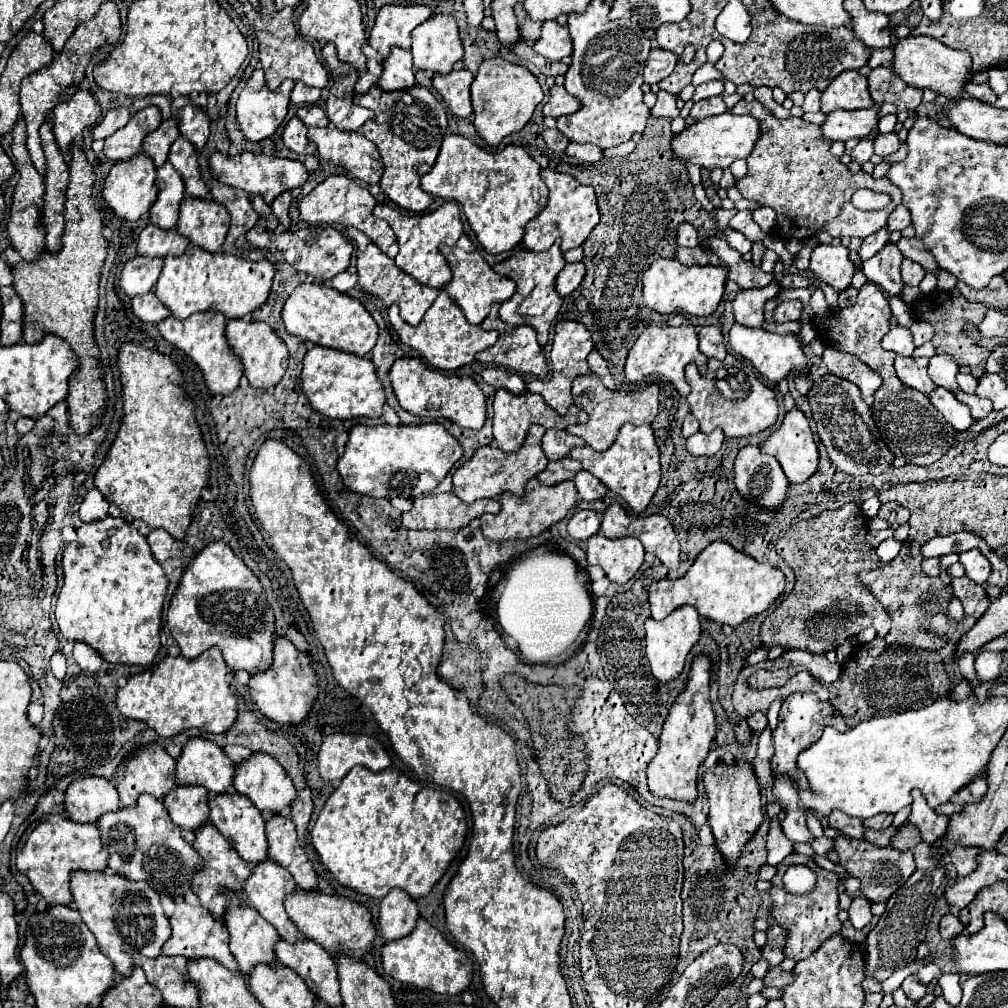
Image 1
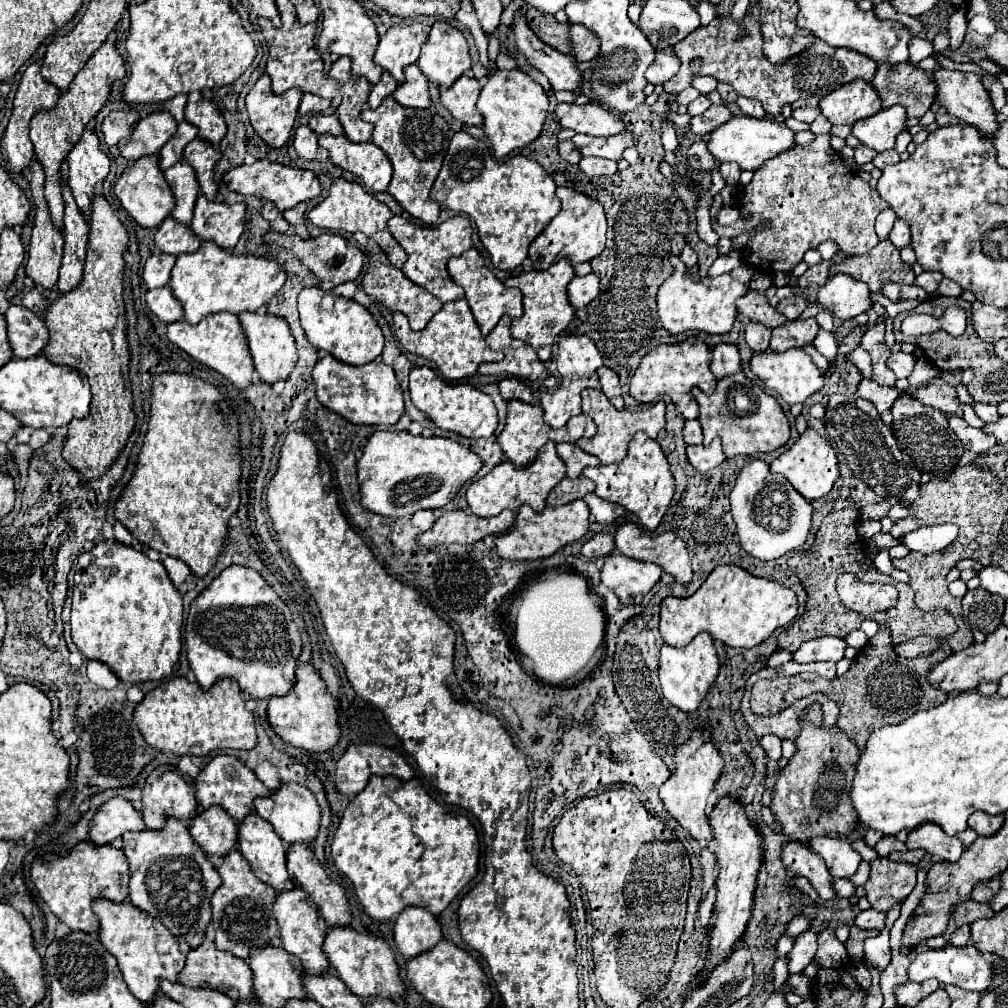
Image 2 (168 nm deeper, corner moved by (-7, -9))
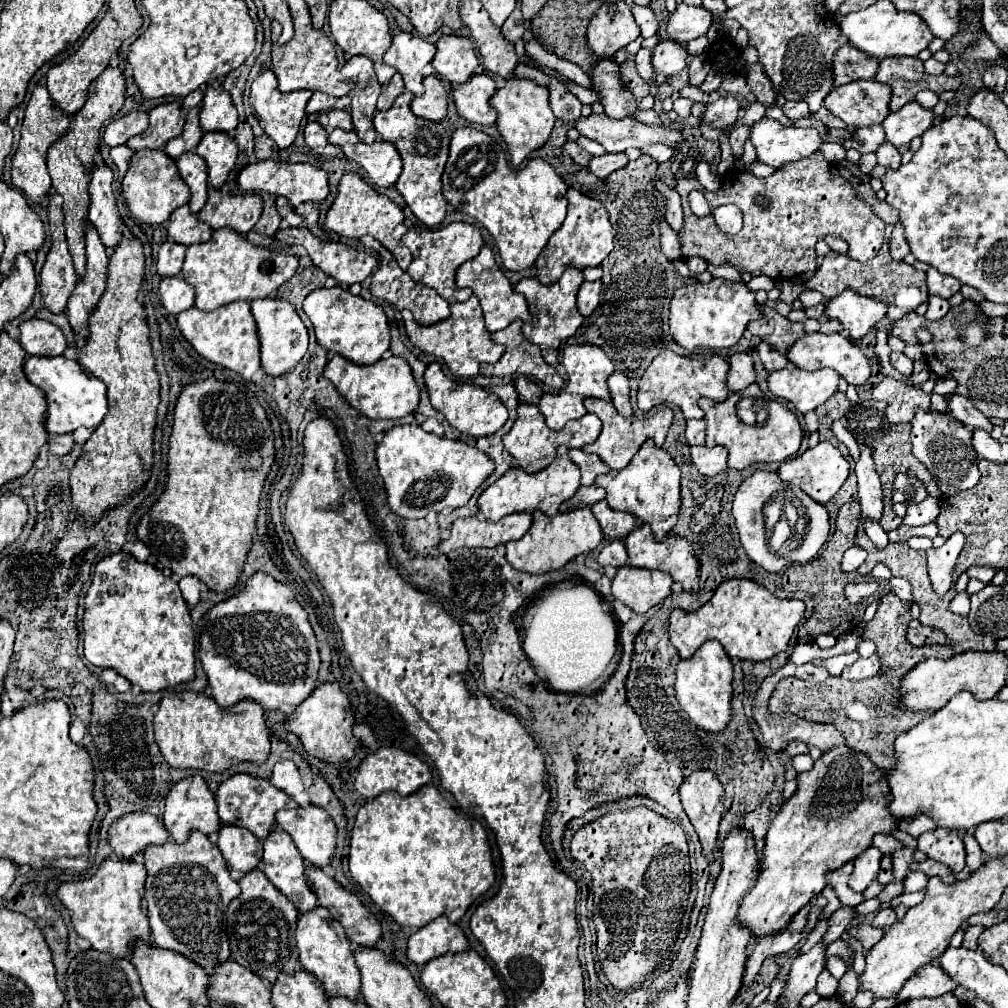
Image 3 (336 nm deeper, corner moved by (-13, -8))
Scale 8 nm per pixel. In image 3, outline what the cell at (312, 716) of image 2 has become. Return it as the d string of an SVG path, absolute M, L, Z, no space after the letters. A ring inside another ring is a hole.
M336 682L320 684L296 710L286 718L286 730L296 734L304 744L304 750L324 762L342 762L354 756L358 740L352 736L354 712L350 708L348 696L340 690Z

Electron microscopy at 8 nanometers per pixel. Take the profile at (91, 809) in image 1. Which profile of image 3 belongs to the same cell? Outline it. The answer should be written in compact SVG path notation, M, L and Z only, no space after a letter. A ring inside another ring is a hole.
M128 812L116 818L108 830L108 844L118 858L132 858L134 852L142 852L150 844L164 844L168 832L154 814Z

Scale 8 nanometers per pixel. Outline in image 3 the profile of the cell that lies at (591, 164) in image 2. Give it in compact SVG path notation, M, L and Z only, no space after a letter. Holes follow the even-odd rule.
M604 154L600 158L592 158L588 170L598 178L608 178L618 168L624 168L628 164L626 154Z

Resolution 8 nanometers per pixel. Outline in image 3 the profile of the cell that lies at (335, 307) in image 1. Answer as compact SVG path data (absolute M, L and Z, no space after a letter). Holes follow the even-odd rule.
M342 286L312 290L304 298L304 312L314 326L318 344L354 364L374 364L390 348L390 330L384 310L370 300L352 296Z

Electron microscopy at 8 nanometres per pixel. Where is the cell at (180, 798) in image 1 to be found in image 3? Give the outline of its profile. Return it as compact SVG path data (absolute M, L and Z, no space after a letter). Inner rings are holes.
M222 824L218 830L218 842L226 864L240 872L250 872L262 860L262 846L258 838L240 826Z

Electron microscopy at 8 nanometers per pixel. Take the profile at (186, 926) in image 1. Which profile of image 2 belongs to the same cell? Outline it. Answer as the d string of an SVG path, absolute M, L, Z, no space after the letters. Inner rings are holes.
M206 941L202 947L188 953L186 967L182 969L182 975L178 979L186 987L212 987L216 991L226 993L232 1001L250 1001L256 999L254 995L254 983L252 983L252 971L246 961L228 955L226 951L218 951L214 943Z

